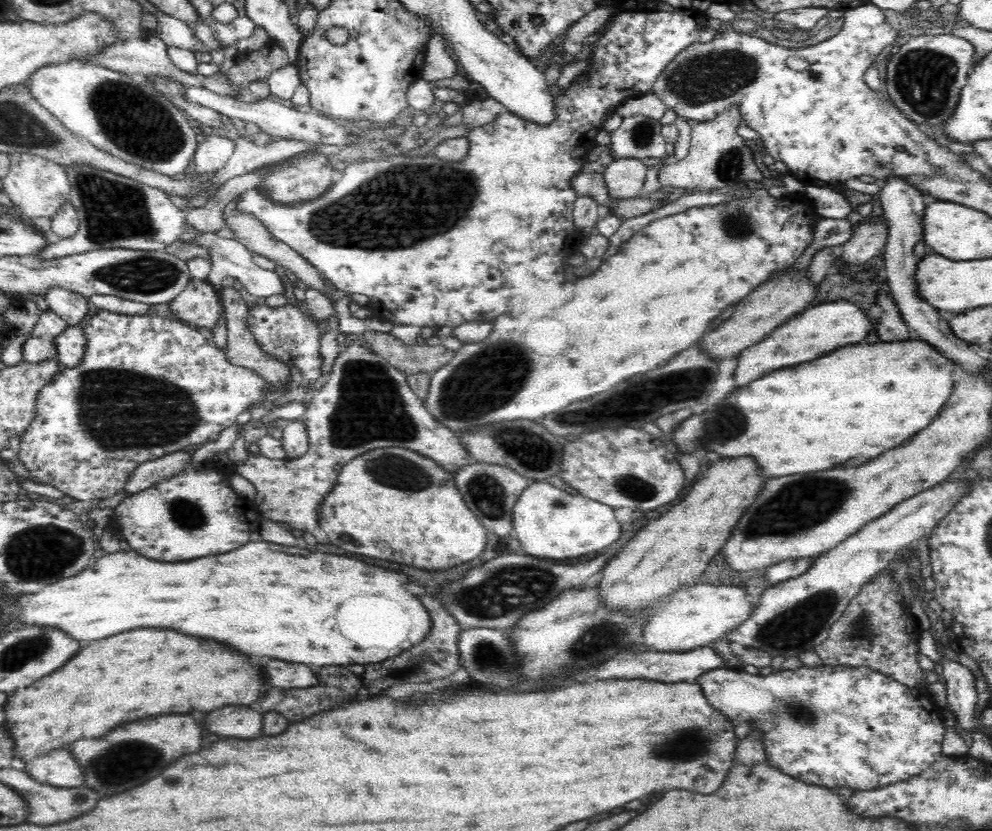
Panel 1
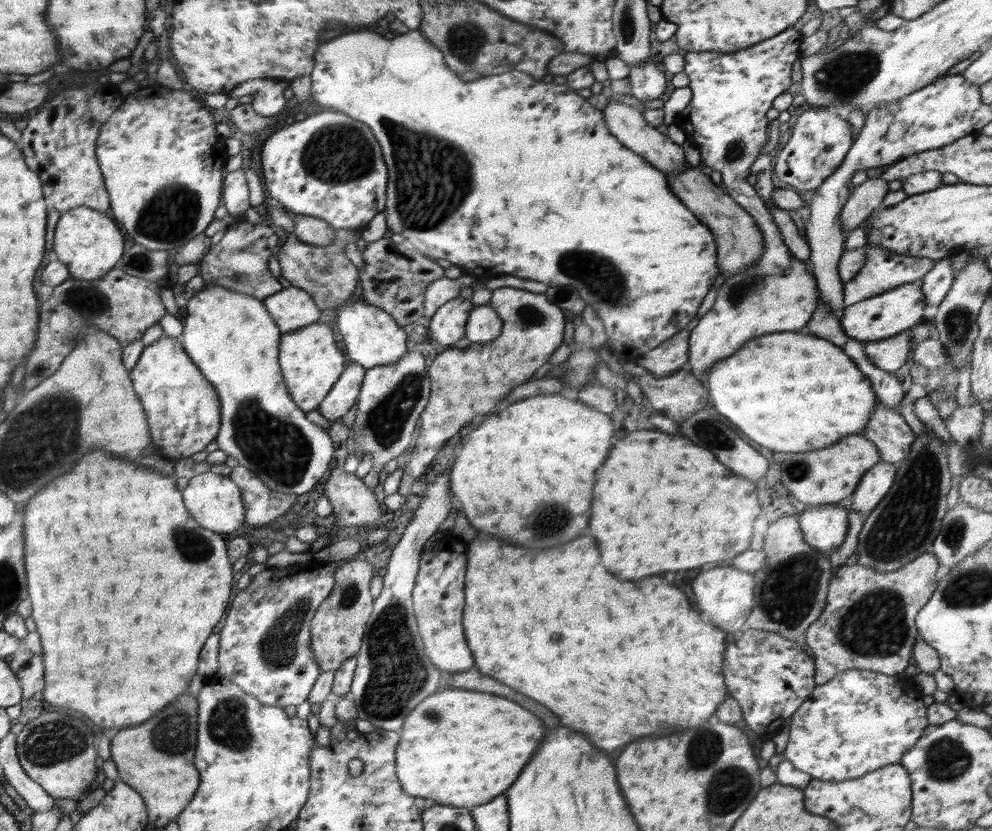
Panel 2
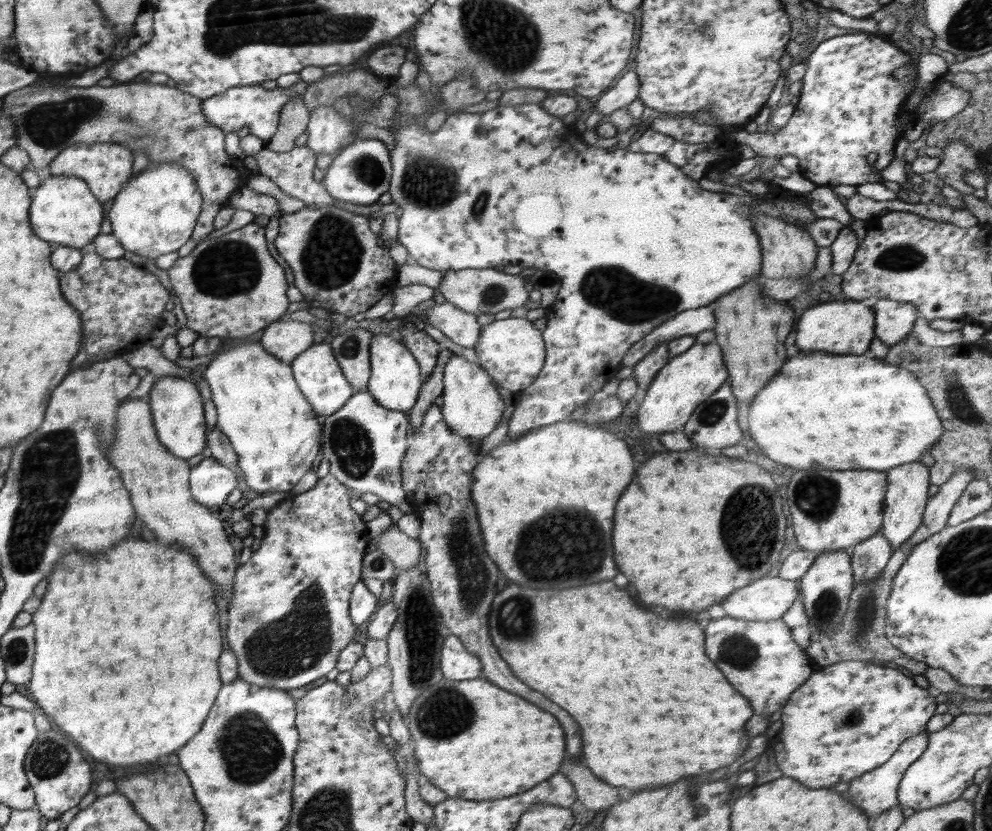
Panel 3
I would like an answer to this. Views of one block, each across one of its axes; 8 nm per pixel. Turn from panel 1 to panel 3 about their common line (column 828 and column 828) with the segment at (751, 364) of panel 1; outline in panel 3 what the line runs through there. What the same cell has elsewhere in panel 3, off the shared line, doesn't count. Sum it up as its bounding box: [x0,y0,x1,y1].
[796,301,875,355]

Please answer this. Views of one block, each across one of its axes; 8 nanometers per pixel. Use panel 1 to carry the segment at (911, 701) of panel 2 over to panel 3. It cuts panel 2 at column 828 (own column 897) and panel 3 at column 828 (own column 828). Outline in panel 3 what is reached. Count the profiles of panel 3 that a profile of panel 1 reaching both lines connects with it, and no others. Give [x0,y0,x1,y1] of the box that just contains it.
[768,661,937,788]

